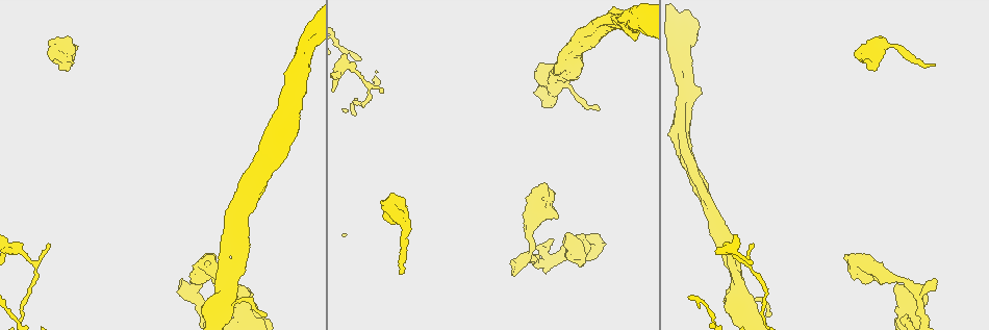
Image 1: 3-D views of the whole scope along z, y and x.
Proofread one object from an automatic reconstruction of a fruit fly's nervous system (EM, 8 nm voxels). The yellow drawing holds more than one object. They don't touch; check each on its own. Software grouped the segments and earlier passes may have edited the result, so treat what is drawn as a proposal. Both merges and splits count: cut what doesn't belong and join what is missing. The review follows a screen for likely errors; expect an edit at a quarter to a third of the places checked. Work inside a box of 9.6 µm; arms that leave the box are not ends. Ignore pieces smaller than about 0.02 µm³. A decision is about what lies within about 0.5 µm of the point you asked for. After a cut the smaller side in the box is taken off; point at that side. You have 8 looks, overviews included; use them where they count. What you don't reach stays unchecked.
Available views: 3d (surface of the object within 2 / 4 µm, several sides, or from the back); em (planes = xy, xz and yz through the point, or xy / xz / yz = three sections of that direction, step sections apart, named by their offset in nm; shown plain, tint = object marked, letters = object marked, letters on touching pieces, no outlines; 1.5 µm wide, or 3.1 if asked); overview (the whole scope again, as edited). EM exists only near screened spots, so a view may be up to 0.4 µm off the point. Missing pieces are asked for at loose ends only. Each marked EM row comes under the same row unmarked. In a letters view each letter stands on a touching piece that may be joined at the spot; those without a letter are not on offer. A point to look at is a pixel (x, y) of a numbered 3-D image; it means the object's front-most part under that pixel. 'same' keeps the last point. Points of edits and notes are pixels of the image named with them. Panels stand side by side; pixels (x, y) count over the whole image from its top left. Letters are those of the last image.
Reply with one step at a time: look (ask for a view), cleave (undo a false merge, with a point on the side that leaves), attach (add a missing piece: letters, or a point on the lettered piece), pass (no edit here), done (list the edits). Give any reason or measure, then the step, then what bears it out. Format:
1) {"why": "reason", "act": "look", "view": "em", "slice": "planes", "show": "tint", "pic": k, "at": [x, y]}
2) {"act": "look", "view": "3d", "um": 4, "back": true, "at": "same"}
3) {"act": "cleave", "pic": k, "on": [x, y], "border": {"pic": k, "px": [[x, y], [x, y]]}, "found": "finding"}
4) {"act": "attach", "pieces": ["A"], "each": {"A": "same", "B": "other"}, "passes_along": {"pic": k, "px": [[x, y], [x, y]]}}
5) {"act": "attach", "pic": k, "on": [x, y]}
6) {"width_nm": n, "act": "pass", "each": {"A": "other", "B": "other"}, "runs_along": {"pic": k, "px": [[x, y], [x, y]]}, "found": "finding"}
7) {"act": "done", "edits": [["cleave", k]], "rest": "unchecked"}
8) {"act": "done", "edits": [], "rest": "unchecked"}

{"why": "an open end", "act": "look", "view": "em", "slice": "planes", "show": "tint", "pic": 1, "at": [893, 289]}

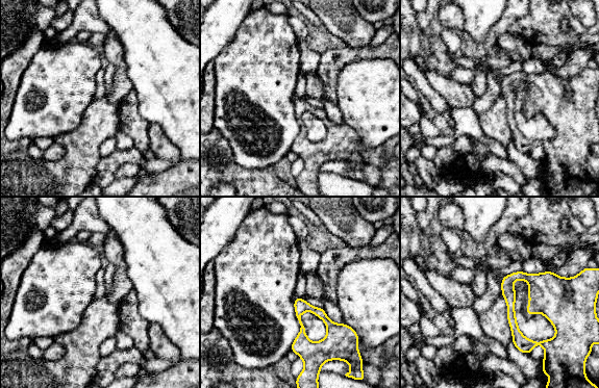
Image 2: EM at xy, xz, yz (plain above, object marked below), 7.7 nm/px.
{"why": "what lies round it", "act": "look", "view": "em", "slice": "planes", "show": "letters", "at": "same"}

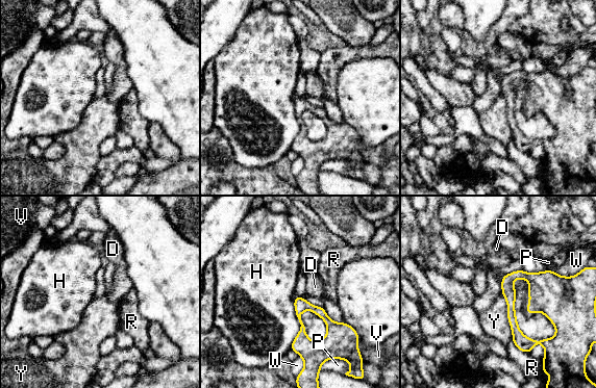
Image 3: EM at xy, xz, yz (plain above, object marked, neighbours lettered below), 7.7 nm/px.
{"act": "pass", "each": {"D": "other", "H": "other", "P": "other", "R": "other", "V": "other", "W": "other", "Y": "other"}, "runs_along": {"pic": 3, "px": [[298, 299], [306, 357]]}, "found": "none of them fits"}

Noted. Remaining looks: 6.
{"why": "thick end", "act": "look", "view": "em", "slice": "planes", "show": "letters", "pic": 1, "at": [553, 74]}

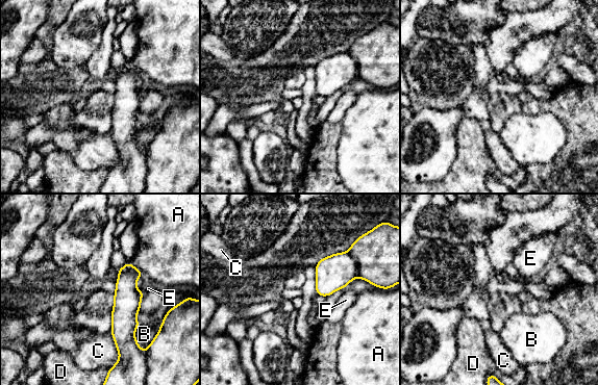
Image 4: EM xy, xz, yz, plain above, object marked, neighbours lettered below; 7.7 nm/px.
{"act": "pass", "each": {"A": "other", "B": "other", "C": "other", "D": "other", "E": "other"}, "found": "none of them fits"}

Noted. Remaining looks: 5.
{"why": "tapers out", "act": "look", "view": "3d", "um": 2, "back": true, "pic": 1, "at": [399, 271]}

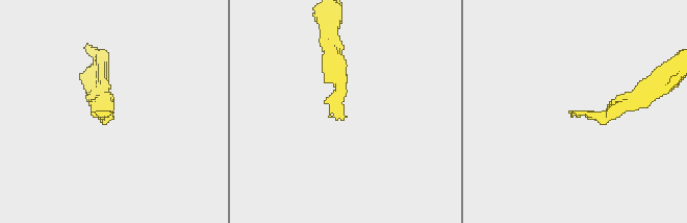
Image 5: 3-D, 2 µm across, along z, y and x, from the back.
{"why": "now the EM", "act": "look", "view": "em", "slice": "yz", "step": 4, "show": "letters", "pic": 5, "at": [113, 111]}

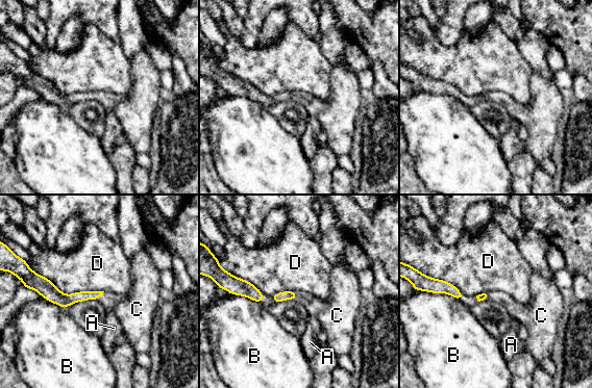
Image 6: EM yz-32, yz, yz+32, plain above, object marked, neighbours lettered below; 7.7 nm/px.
{"act": "attach", "pieces": ["C"], "each": {"A": "other", "B": "other", "C": "same", "D": "other"}, "passes_along": {"pic": 6, "px": [[81, 295], [100, 295], [129, 309]]}, "found": "the neuron continues"}

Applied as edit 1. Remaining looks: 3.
{"act": "done", "edits": [["attach", 6]], "rest": "unchecked"}

